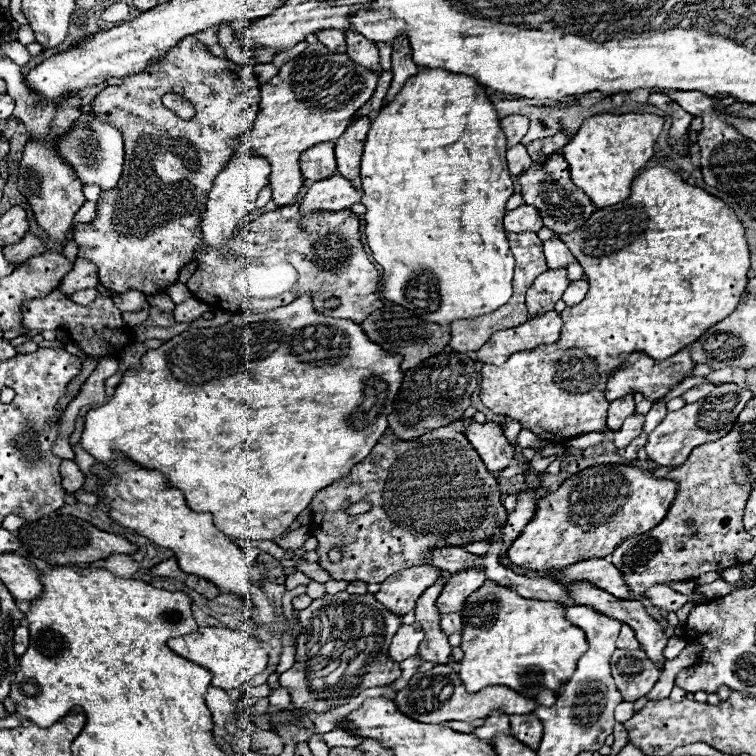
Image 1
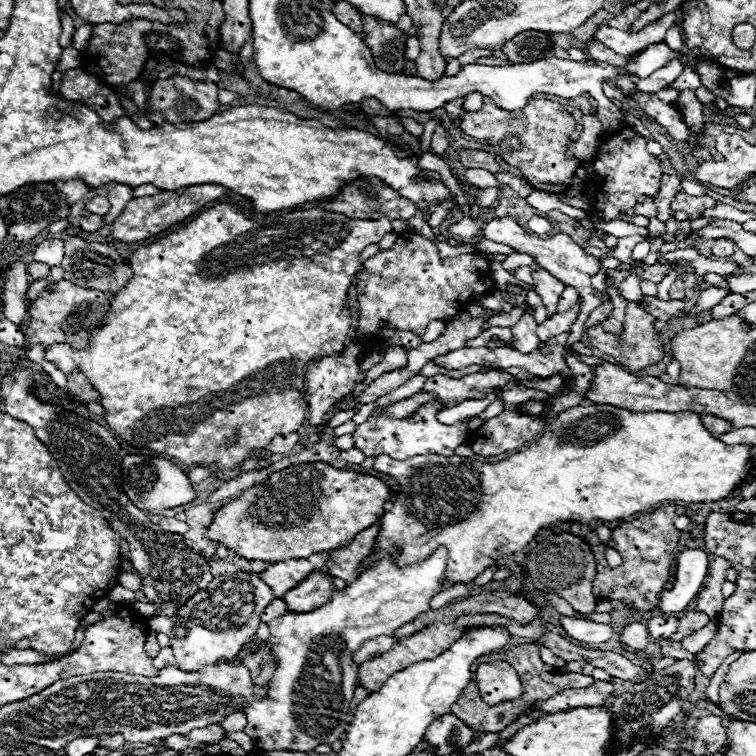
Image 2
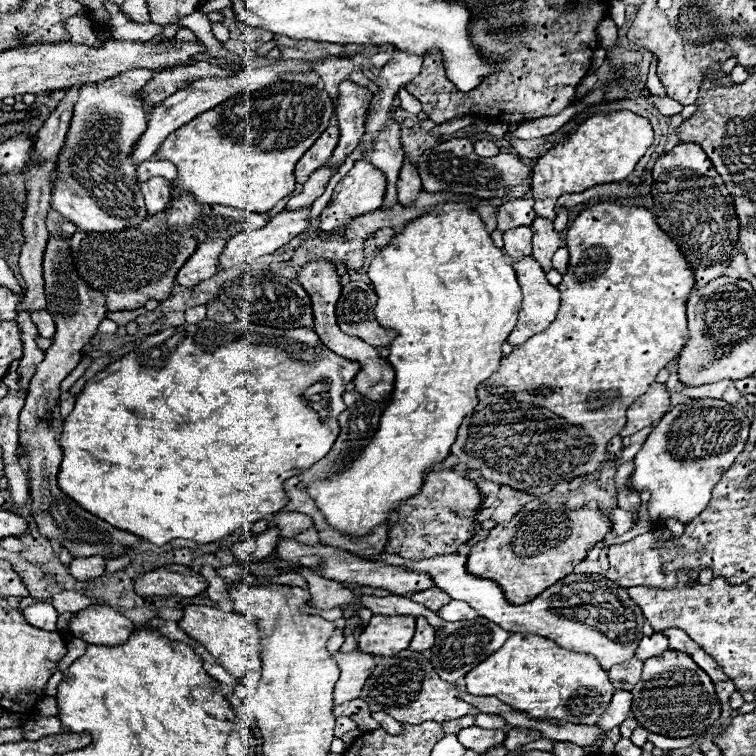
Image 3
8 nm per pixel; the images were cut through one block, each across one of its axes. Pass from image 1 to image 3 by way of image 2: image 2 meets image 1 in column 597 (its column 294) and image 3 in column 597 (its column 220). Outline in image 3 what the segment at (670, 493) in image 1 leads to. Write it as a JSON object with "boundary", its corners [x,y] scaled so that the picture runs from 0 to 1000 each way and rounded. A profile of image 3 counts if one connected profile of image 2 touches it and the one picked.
{"boundary":[[[706,661],[696,667],[675,690],[664,690],[656,698],[651,698],[646,712],[630,717],[619,733],[616,751],[627,762],[656,767],[677,799],[693,799],[717,786],[717,780],[722,780],[741,765],[757,759],[762,746],[770,743],[778,735],[778,728],[796,717],[804,704],[810,704],[810,688],[799,685],[794,675],[783,675],[778,669],[754,675],[746,667],[714,667]]]}

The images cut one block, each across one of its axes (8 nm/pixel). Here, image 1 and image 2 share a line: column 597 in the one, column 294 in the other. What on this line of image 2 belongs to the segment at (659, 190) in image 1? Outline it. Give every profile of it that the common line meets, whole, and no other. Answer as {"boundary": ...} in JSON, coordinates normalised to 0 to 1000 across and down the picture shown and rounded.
{"boundary":[[[288,270],[288,272],[278,275],[278,278],[272,278],[270,283],[265,283],[265,286],[262,286],[259,291],[254,291],[246,302],[238,302],[238,304],[222,310],[220,315],[214,315],[214,317],[209,317],[209,320],[204,320],[204,323],[196,323],[196,325],[190,325],[190,328],[183,328],[180,333],[172,336],[172,341],[169,341],[167,347],[169,347],[169,352],[172,352],[172,357],[175,357],[177,365],[169,370],[169,376],[167,376],[159,386],[153,386],[153,389],[148,392],[148,413],[143,415],[143,421],[138,421],[138,426],[135,426],[132,431],[124,431],[124,434],[122,434],[122,447],[119,447],[119,455],[116,455],[114,463],[98,463],[93,455],[74,455],[74,458],[63,458],[63,460],[58,463],[58,474],[61,474],[63,479],[69,479],[77,489],[82,489],[85,495],[93,495],[95,489],[106,489],[111,497],[116,497],[116,503],[122,505],[122,511],[127,511],[127,516],[130,516],[132,524],[135,524],[132,534],[135,534],[135,540],[140,542],[140,550],[138,550],[140,561],[143,561],[164,585],[169,585],[169,590],[175,590],[175,593],[180,593],[180,595],[201,595],[201,598],[209,598],[209,601],[225,606],[225,608],[233,608],[233,614],[243,614],[243,616],[275,616],[275,619],[280,616],[280,619],[286,619],[286,622],[310,622],[310,619],[315,619],[315,616],[325,608],[325,603],[328,603],[331,598],[352,593],[352,590],[360,585],[360,579],[368,577],[368,574],[392,571],[392,569],[405,558],[405,553],[407,553],[407,529],[399,524],[405,481],[413,479],[413,476],[423,476],[423,474],[429,474],[429,471],[450,468],[450,466],[455,463],[455,450],[458,450],[460,437],[463,437],[463,418],[458,415],[458,389],[460,389],[460,381],[463,381],[463,376],[466,376],[468,362],[479,357],[476,336],[479,336],[479,331],[481,331],[487,323],[503,320],[505,312],[513,310],[513,307],[519,307],[519,296],[516,296],[513,288],[505,288],[505,291],[497,291],[497,294],[492,294],[492,291],[468,291],[468,288],[458,288],[455,283],[431,280],[431,278],[426,278],[426,275],[407,275],[407,278],[389,278],[389,280],[381,280],[381,283],[376,283],[376,286],[365,286],[365,288],[360,288],[360,286],[352,283],[352,286],[344,286],[344,291],[331,291],[331,288],[325,288],[312,272],[307,272],[307,270]]]}

